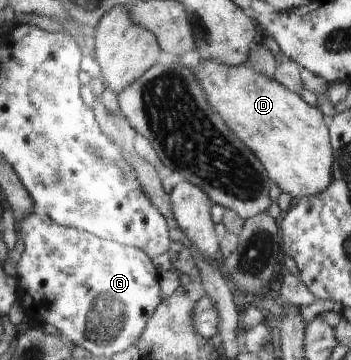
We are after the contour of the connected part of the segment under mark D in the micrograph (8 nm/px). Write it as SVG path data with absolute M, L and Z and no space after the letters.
M200 59L195 65L197 79L205 83L205 91L209 91L209 99L213 99L213 107L229 119L229 127L245 139L246 145L260 159L268 172L269 179L295 199L319 195L325 191L332 181L332 162L335 158L332 151L331 133L323 121L323 114L318 107L305 103L301 97L295 95L289 88L277 83L274 77L259 75L246 61L242 65L225 66L215 59Z

